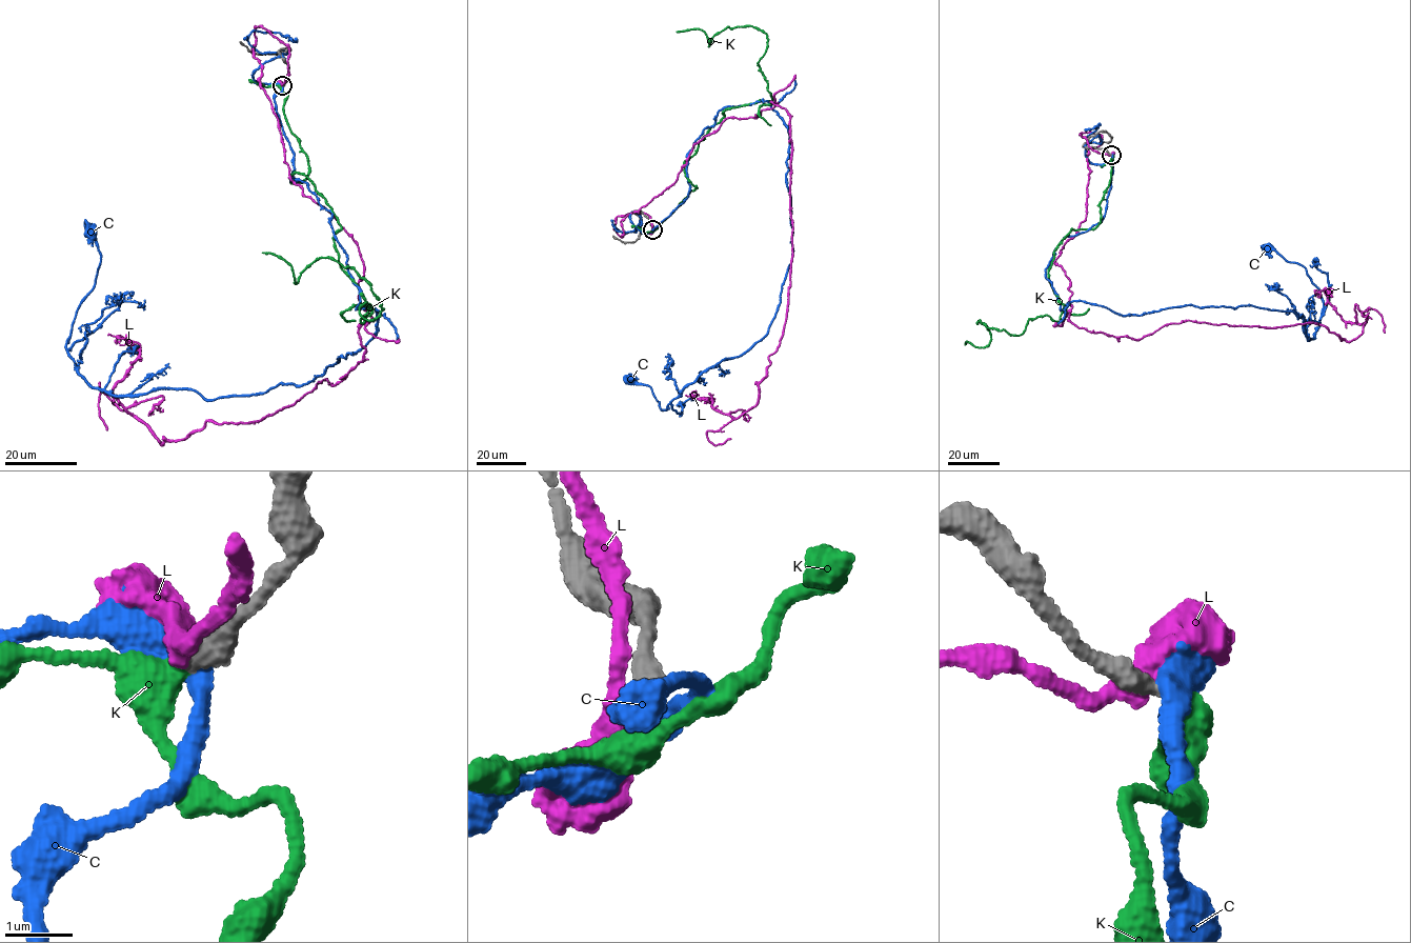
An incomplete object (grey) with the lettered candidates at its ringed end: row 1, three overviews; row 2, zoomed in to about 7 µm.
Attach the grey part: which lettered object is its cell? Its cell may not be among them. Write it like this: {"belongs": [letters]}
{"belongs": ["K"]}

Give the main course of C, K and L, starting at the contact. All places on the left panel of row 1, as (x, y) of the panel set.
C: (283, 85), (289, 181), (331, 213), (375, 309), (363, 346), (248, 397), (89, 384), (66, 340), (92, 229)
K: (282, 85), (289, 178), (330, 206), (361, 322), (383, 308), (354, 269), (296, 283), (262, 253)
L: (282, 84), (255, 28), (289, 179), (358, 246), (363, 360), (162, 445), (115, 398), (119, 344)

